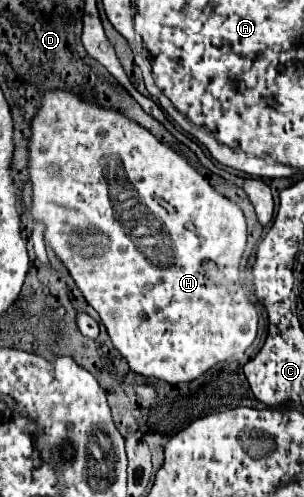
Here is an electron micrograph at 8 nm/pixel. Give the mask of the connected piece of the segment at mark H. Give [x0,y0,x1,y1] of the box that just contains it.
[28,88,258,384]

